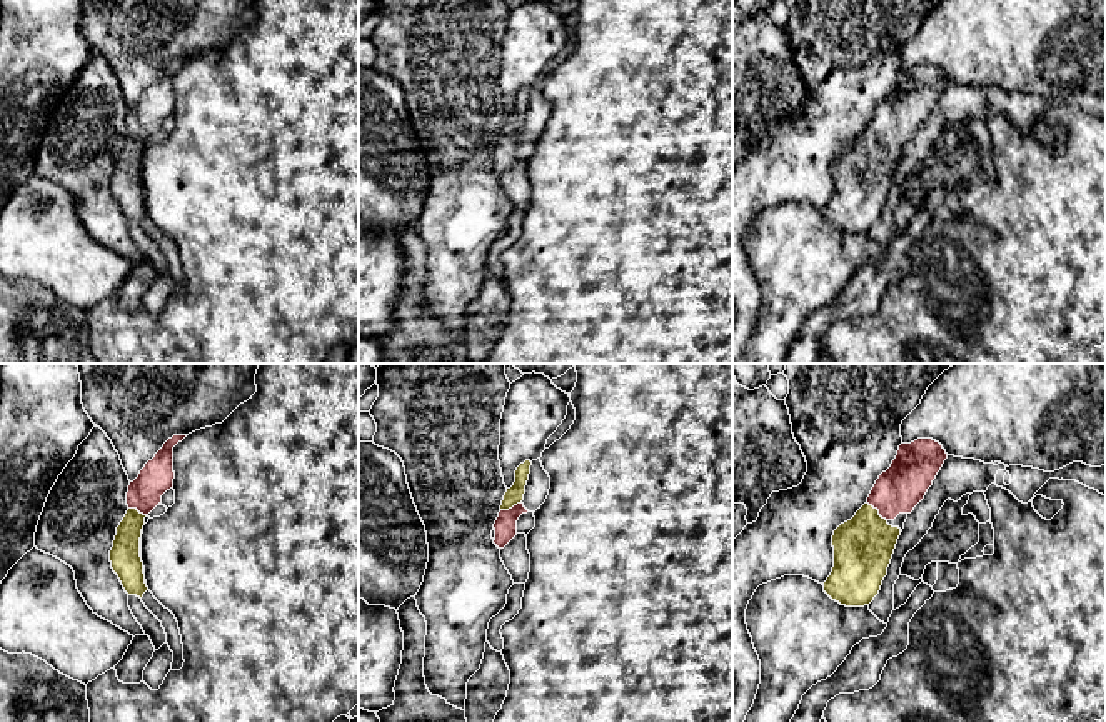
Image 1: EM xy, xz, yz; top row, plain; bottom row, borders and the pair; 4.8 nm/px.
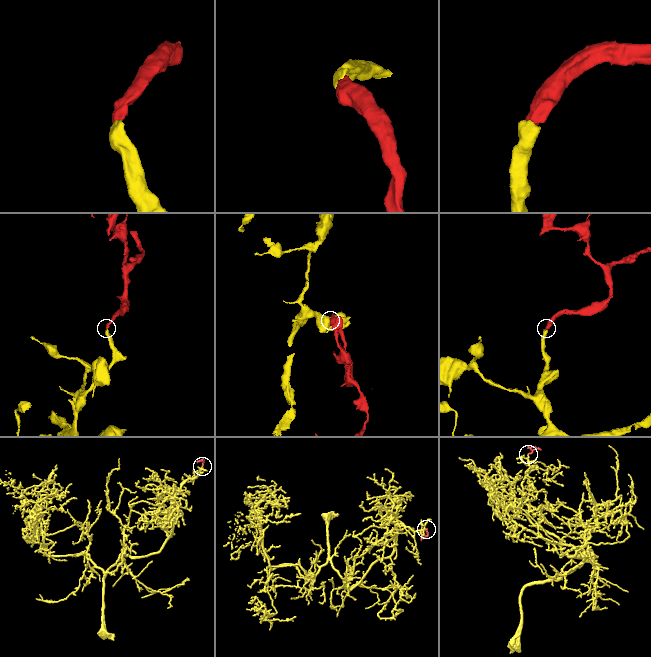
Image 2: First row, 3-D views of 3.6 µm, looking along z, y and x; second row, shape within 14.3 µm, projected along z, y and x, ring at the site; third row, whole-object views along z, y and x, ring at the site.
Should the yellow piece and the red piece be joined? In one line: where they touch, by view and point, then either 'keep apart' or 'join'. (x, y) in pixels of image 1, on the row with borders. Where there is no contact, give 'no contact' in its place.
contact yz (878, 511); join

